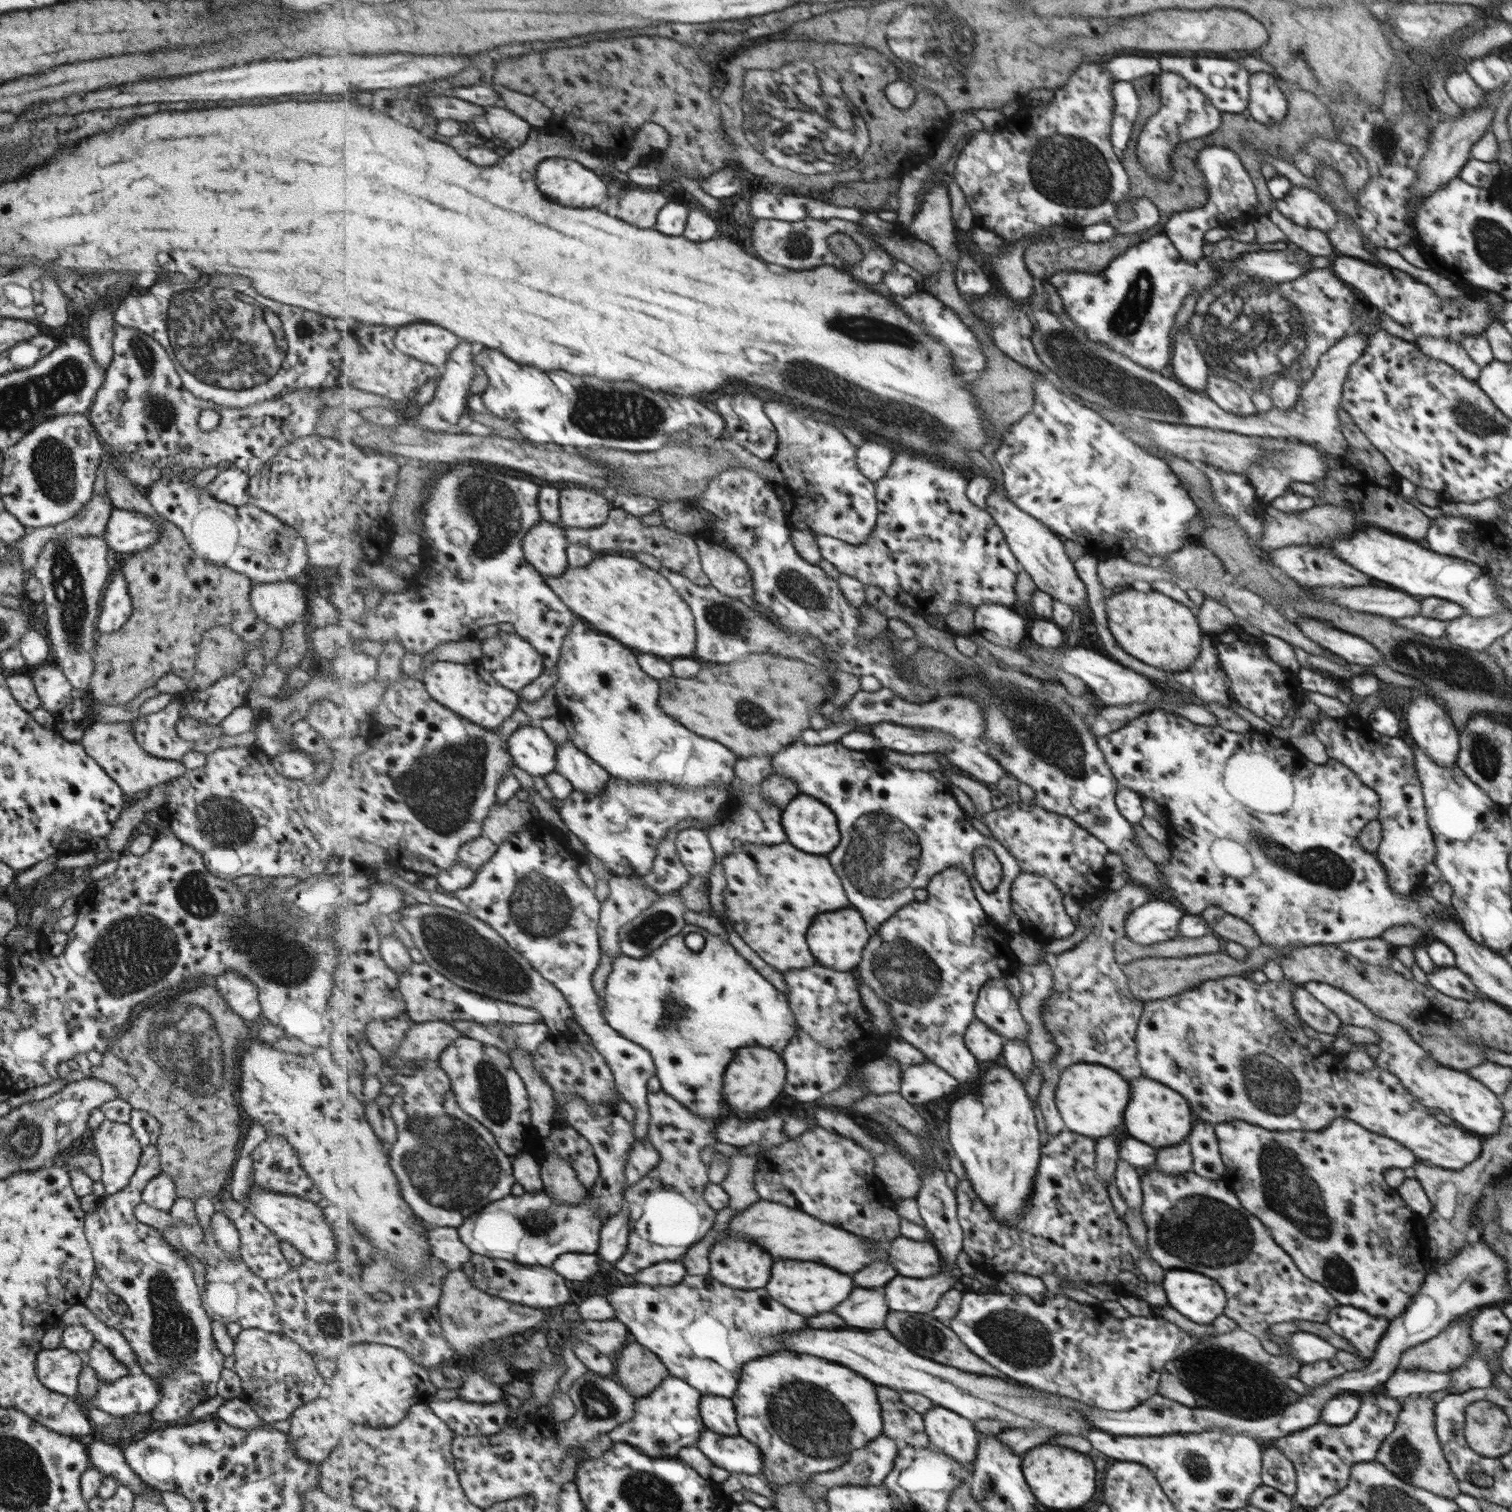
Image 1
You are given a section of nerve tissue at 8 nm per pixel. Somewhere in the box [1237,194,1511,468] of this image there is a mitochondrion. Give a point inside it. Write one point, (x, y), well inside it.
(1477, 423)

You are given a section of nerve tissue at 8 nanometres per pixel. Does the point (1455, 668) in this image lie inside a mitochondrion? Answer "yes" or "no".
yes

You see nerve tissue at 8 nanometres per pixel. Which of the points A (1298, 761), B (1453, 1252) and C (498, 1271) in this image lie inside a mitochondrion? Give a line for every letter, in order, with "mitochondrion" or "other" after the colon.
A: other
B: other
C: other

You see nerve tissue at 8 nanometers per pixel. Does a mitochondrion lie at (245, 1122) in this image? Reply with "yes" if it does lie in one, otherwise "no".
no

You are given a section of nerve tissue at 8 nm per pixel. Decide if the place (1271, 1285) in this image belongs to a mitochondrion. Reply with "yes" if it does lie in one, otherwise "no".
no

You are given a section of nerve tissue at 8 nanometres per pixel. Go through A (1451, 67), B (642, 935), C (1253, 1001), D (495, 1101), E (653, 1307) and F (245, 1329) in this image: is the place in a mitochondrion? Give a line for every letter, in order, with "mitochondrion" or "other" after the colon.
A: other
B: mitochondrion
C: other
D: mitochondrion
E: other
F: other

